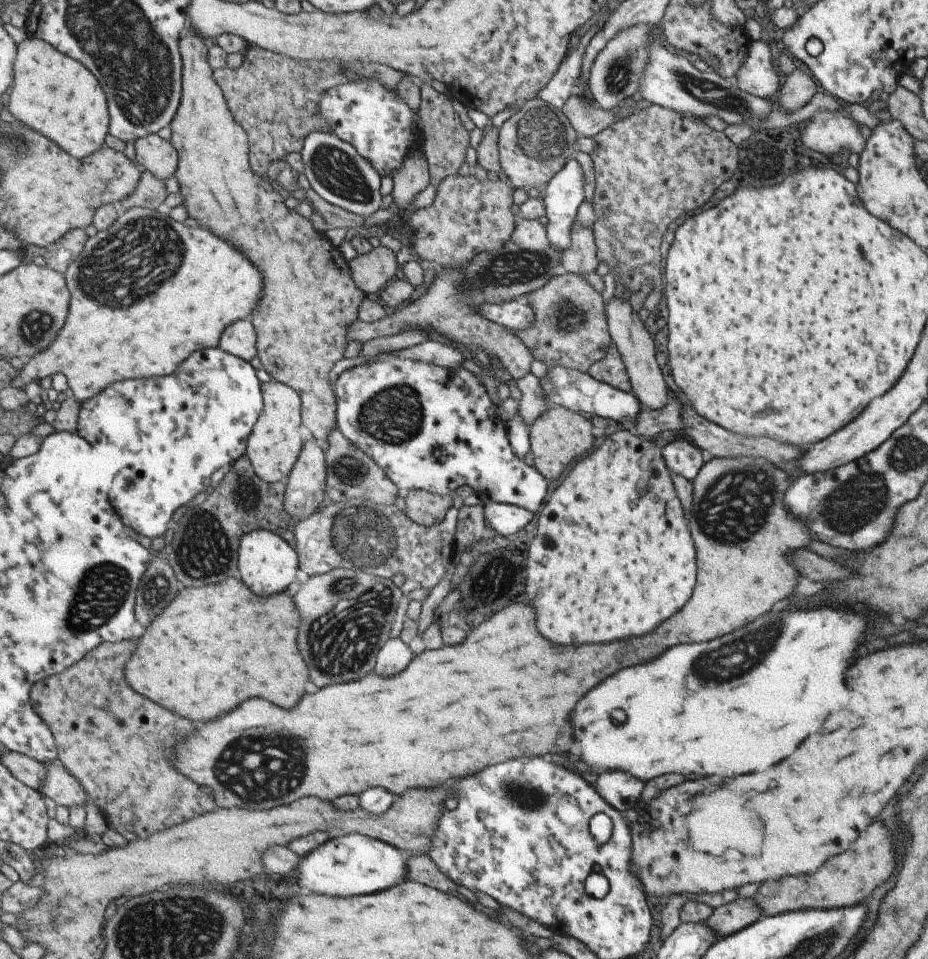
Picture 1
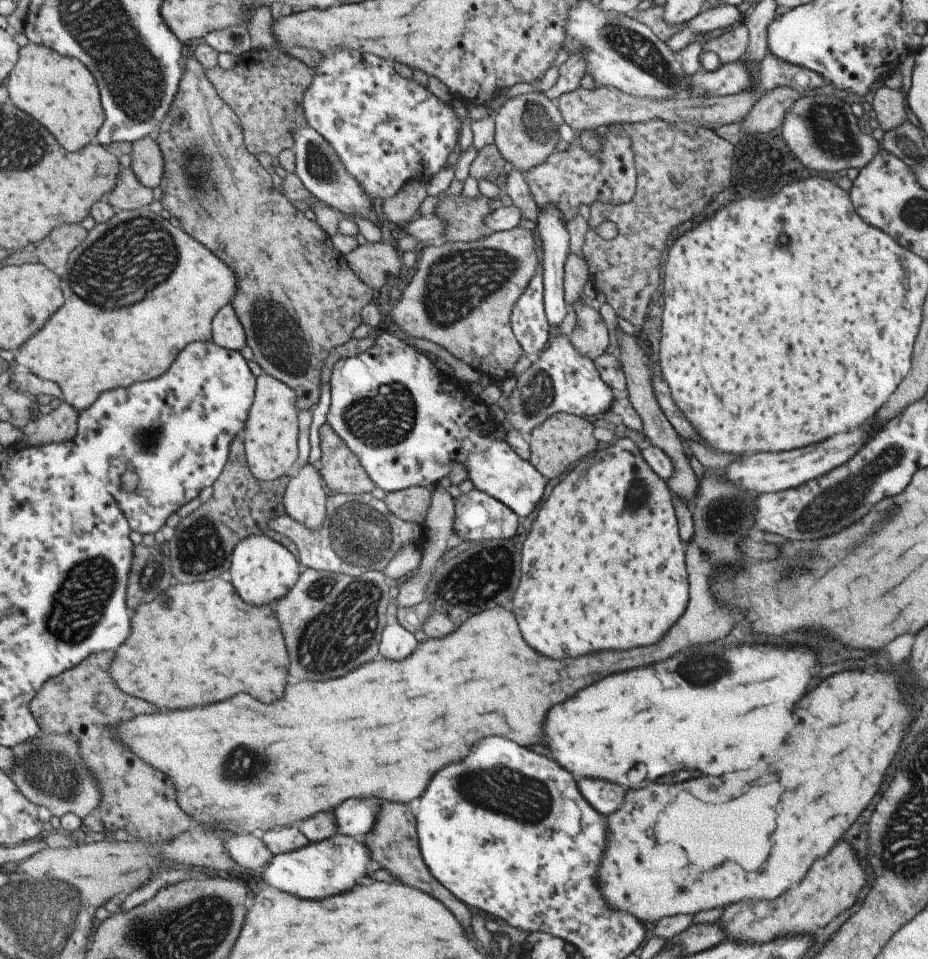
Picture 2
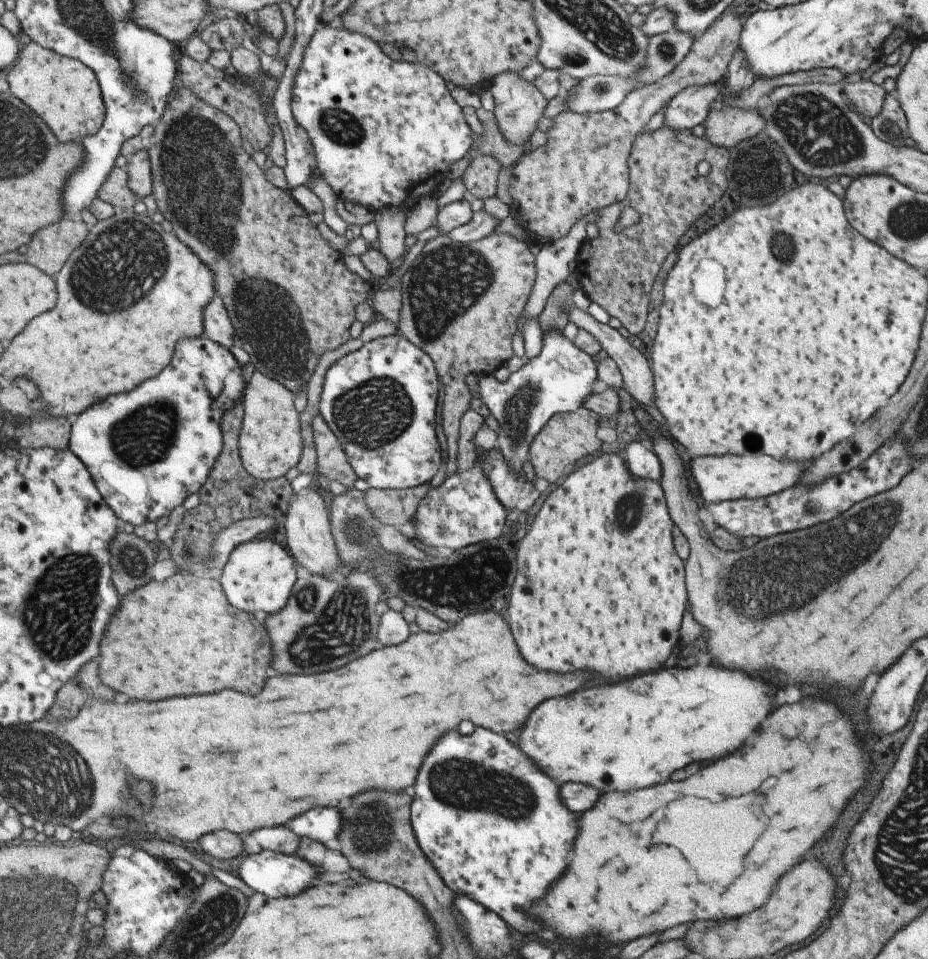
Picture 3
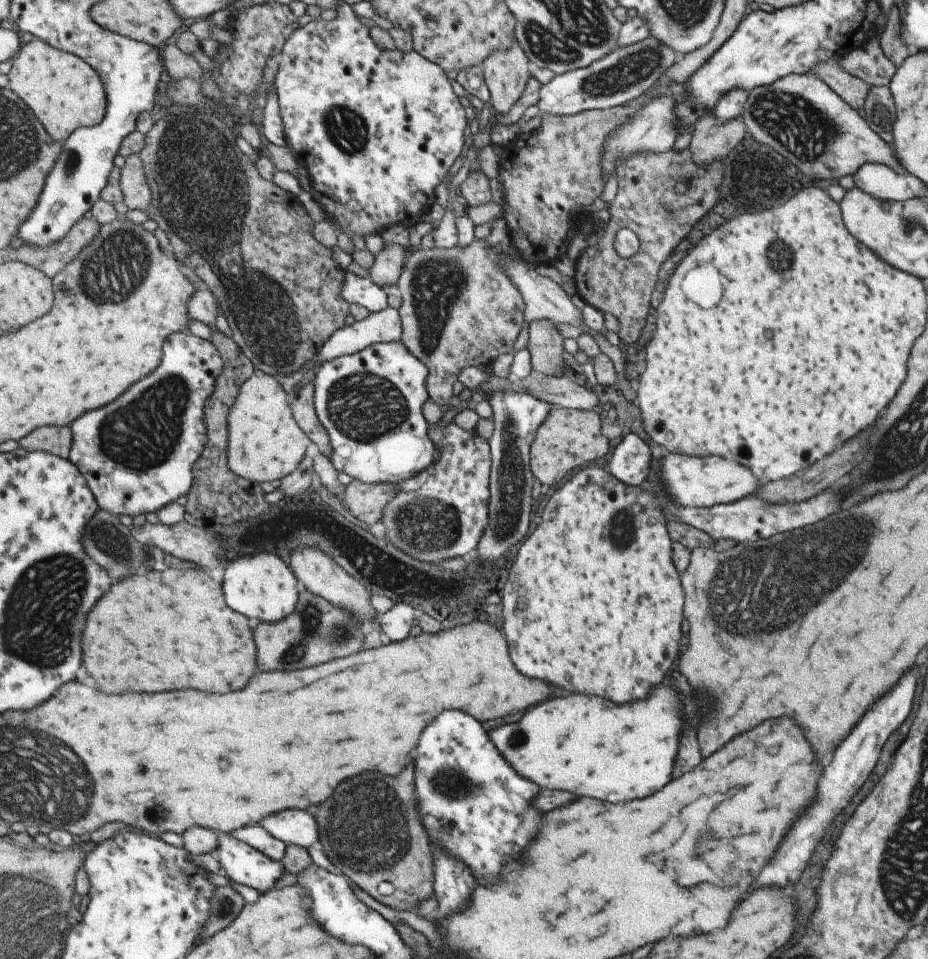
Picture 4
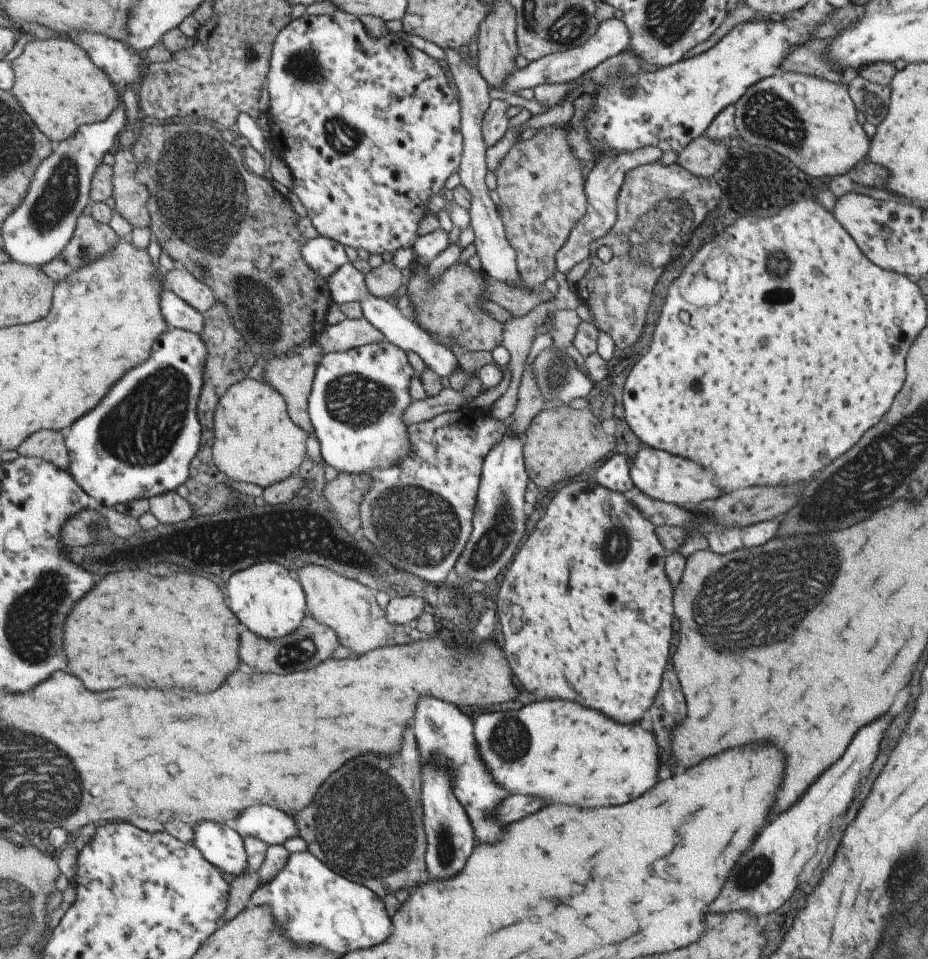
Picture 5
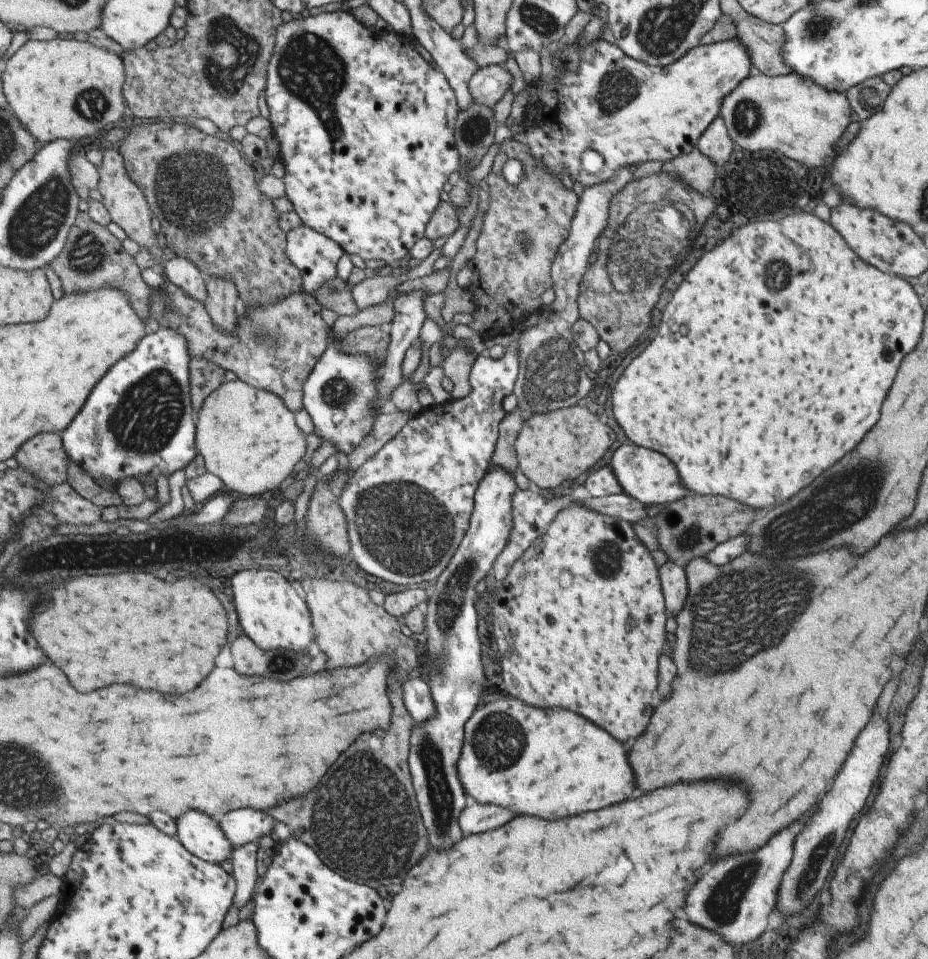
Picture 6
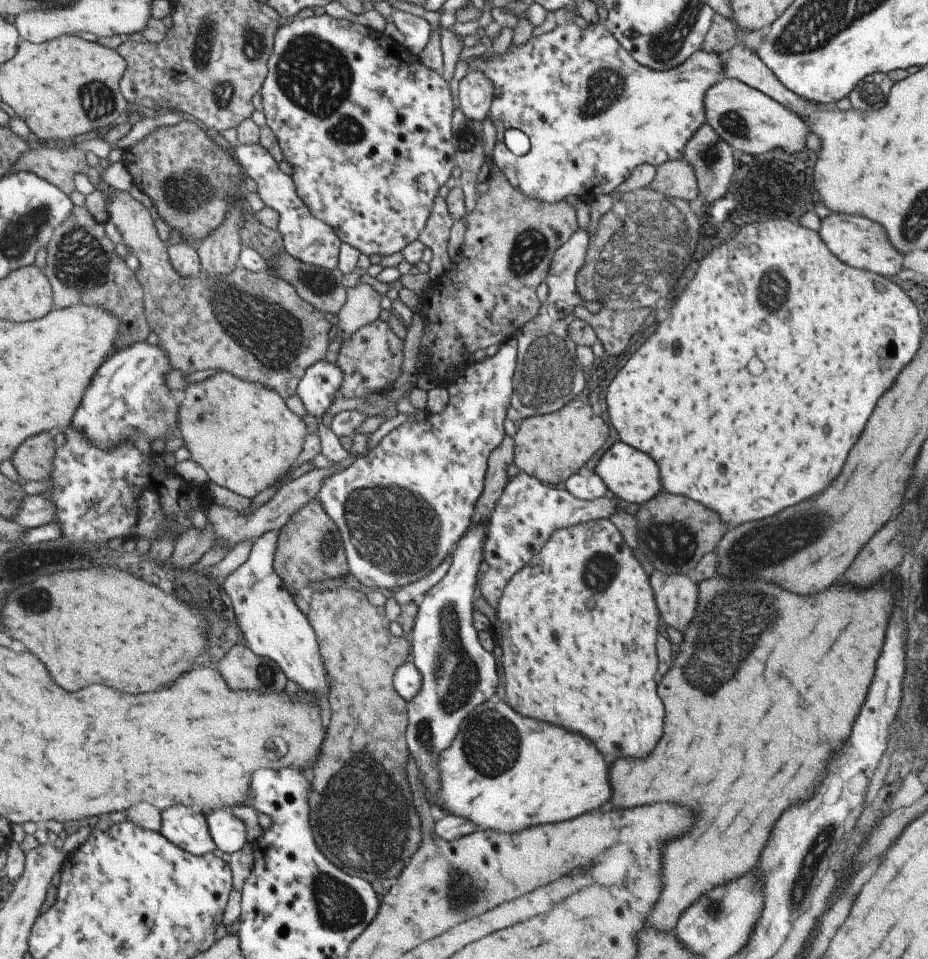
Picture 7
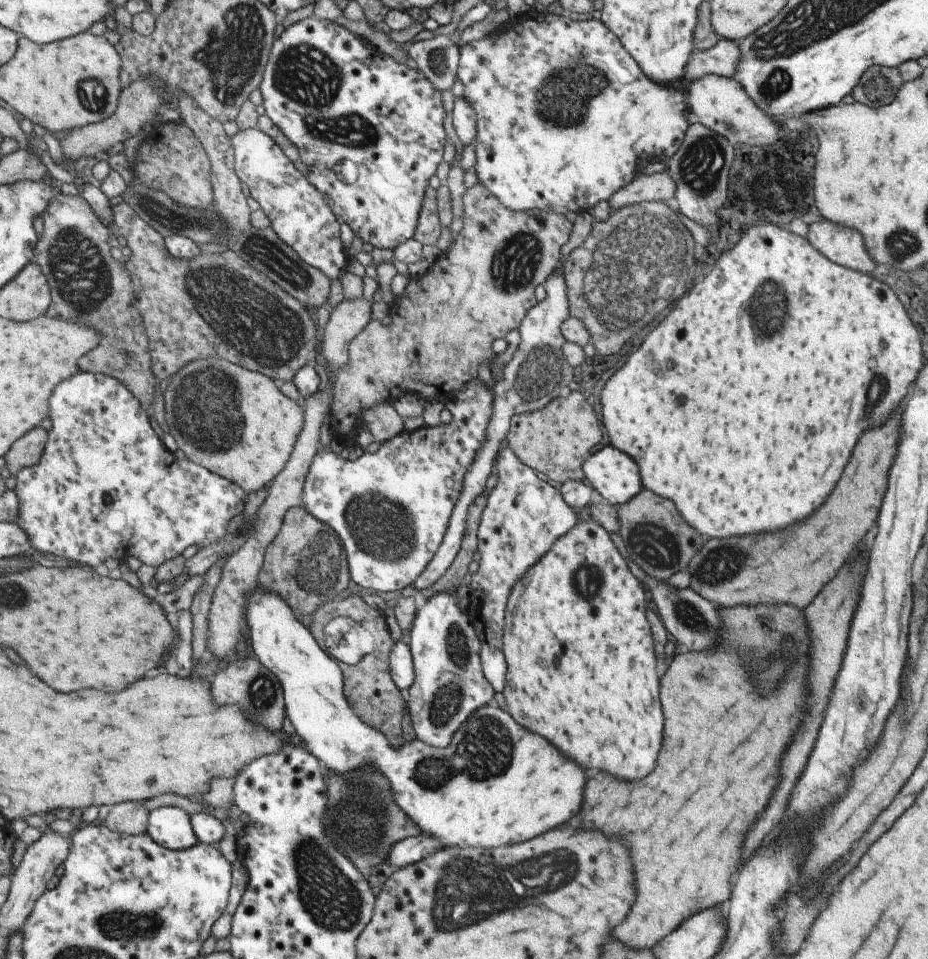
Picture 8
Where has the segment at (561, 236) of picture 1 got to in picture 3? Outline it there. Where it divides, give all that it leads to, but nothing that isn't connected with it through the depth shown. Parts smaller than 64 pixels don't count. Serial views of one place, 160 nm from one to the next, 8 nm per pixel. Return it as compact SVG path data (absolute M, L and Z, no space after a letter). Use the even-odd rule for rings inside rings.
M555 329L544 332L539 354L524 362L505 382L497 382L492 374L476 376L479 380L477 396L498 424L495 444L506 463L520 475L523 475L521 463L528 458L530 442L541 427L555 413L575 413L592 393L591 384L597 379L591 357Z

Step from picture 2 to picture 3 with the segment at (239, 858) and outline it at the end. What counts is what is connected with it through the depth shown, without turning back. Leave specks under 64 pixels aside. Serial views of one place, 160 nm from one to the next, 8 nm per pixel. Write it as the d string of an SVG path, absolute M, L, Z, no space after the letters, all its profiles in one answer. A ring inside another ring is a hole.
M223 829L206 834L199 840L203 854L213 860L228 862L245 852L244 836Z

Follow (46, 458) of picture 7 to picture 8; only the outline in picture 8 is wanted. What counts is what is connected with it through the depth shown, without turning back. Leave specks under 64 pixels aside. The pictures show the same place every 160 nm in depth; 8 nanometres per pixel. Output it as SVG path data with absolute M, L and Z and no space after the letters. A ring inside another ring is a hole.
M41 427L28 432L20 438L12 449L6 454L5 461L8 470L15 477L27 467L36 465L44 455L49 433Z

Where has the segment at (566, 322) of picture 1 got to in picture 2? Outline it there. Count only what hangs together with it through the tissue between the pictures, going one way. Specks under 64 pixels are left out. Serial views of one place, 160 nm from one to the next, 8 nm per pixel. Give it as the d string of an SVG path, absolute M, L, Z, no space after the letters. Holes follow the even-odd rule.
M582 299L568 307L569 312L575 313L575 324L567 339L575 352L592 361L605 353L609 336L599 311L594 310L591 304L584 304Z

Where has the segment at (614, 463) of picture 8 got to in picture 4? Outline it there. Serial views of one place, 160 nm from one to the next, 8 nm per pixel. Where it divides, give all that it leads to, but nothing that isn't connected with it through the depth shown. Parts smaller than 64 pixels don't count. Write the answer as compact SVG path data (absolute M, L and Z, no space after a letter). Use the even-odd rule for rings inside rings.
M667 453L667 456L660 459L660 468L660 481L665 492L684 507L710 507L735 502L753 495L763 485L752 470L729 457L719 455L698 457Z

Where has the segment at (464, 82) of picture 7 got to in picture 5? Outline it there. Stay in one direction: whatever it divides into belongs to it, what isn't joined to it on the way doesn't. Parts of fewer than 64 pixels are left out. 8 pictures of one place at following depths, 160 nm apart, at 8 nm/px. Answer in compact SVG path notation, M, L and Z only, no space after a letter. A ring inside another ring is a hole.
M615 18L607 19L600 22L598 29L593 37L591 37L580 47L573 47L562 53L551 53L536 61L531 61L526 68L516 69L504 81L501 90L513 93L523 88L533 88L540 84L569 83L581 77L593 67L596 67L606 58L615 56L621 51L625 51L629 47L630 32L627 30L622 20Z

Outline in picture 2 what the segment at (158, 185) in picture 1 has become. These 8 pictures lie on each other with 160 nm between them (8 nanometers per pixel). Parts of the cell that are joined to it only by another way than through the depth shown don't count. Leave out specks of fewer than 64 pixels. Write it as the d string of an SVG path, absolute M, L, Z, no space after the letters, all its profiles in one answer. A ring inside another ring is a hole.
M128 167L122 170L118 185L104 200L109 201L117 211L124 212L149 207L155 198L153 189L145 186L137 173Z

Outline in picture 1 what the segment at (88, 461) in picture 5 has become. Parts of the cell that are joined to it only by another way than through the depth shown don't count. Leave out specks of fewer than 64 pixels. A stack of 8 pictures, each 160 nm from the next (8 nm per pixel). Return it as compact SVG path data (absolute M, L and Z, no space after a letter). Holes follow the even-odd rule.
M217 347L193 353L173 374L164 377L129 379L113 383L97 396L90 398L81 405L78 433L93 445L97 457L102 463L101 477L109 481L109 496L113 508L124 519L126 527L152 539L157 538L157 536L165 536L165 532L173 527L171 518L173 518L177 508L191 506L202 498L205 488L209 488L209 484L211 484L211 476L219 468L223 468L227 464L231 465L237 459L248 454L248 440L252 436L253 429L261 413L264 412L264 391L263 384L257 378L255 368L249 362Z

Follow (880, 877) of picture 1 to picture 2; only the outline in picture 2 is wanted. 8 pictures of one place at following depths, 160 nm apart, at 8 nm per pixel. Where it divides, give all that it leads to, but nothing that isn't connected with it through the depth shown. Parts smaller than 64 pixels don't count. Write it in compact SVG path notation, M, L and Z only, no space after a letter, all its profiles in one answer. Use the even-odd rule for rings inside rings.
M839 840L839 844L833 846L825 858L817 858L813 862L807 876L797 886L777 898L735 901L725 907L717 922L724 930L726 939L746 943L764 943L785 935L813 935L817 928L823 928L857 900L861 884L865 884L865 874L855 858L855 850L847 840Z

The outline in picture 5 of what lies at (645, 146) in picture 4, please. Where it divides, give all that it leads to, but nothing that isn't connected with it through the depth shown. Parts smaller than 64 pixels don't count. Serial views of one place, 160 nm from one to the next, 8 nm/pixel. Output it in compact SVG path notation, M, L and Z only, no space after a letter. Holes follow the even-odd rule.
M646 146L632 151L614 151L607 147L598 154L593 168L589 170L584 180L586 196L585 214L573 225L563 246L554 256L556 270L566 274L578 262L583 262L590 255L589 245L592 240L602 237L616 219L616 196L621 188L624 174L632 168L659 160L664 152L658 146Z

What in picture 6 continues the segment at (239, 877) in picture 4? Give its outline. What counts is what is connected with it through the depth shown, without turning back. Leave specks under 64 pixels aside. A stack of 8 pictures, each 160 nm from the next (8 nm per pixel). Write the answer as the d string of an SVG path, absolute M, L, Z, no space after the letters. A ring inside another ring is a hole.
M189 811L179 817L177 822L177 838L193 854L217 864L232 860L234 844L217 819L201 811Z

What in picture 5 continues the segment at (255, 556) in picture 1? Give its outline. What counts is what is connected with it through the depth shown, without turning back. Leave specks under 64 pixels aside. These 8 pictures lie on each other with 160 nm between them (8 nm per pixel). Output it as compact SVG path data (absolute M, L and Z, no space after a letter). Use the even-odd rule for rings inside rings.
M256 562L255 565L236 572L228 581L227 588L229 606L240 622L268 639L294 633L307 615L312 616L304 586L291 570L277 562Z

